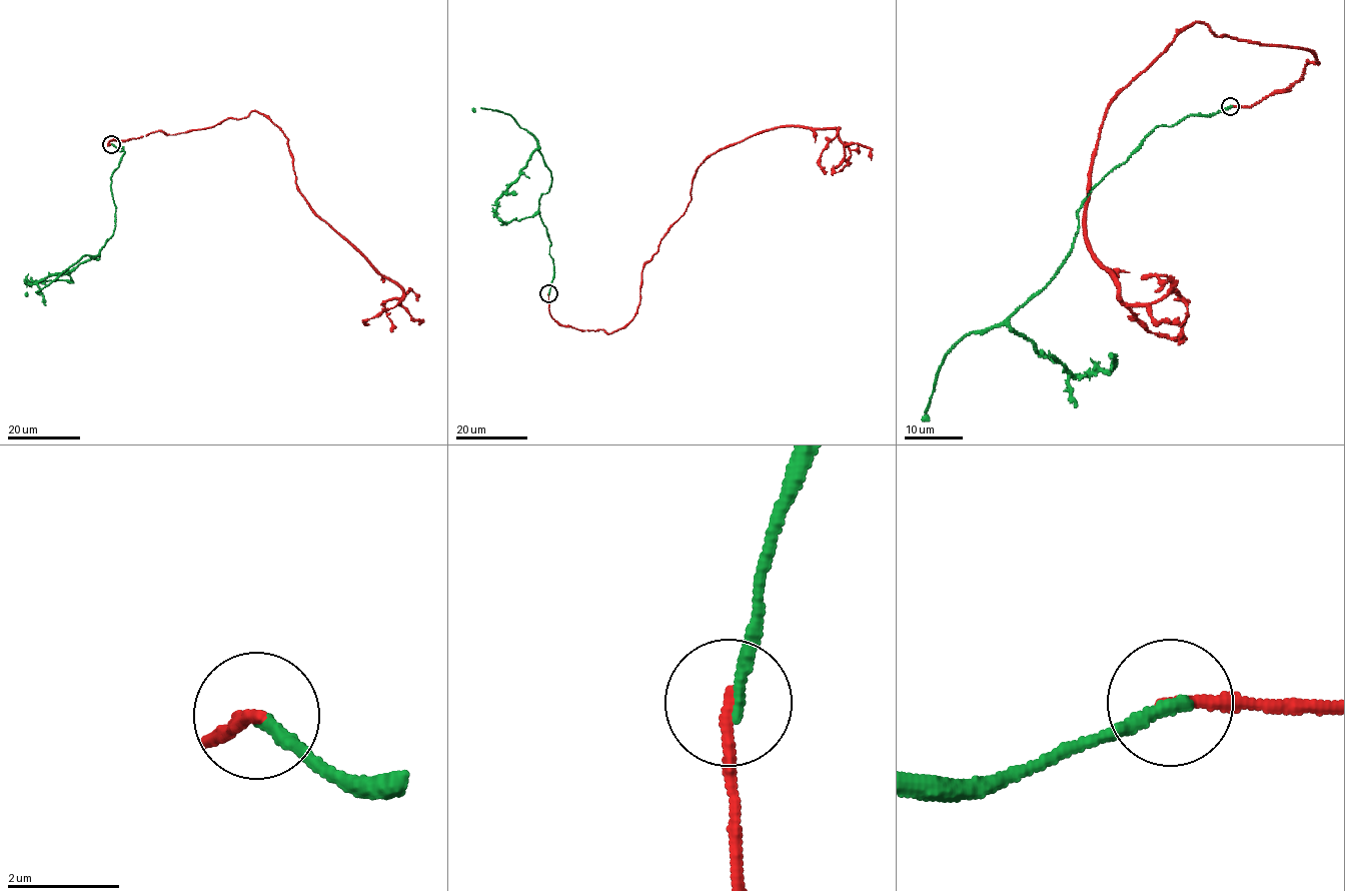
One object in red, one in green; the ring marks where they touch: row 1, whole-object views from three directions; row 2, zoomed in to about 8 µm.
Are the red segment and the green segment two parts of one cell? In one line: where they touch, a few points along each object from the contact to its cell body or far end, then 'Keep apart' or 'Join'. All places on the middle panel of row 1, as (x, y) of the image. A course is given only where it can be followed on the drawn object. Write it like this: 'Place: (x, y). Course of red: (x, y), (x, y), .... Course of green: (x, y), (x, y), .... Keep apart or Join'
Place: (548, 293). Course of red: (548, 293), (562, 325), (622, 328), (642, 267), (718, 150), (778, 128), (838, 128), (836, 171), (848, 161). Course of green: (548, 293), (551, 243), (538, 202), (551, 174), (538, 148), (496, 211), (510, 222), (540, 212). Keep apart

